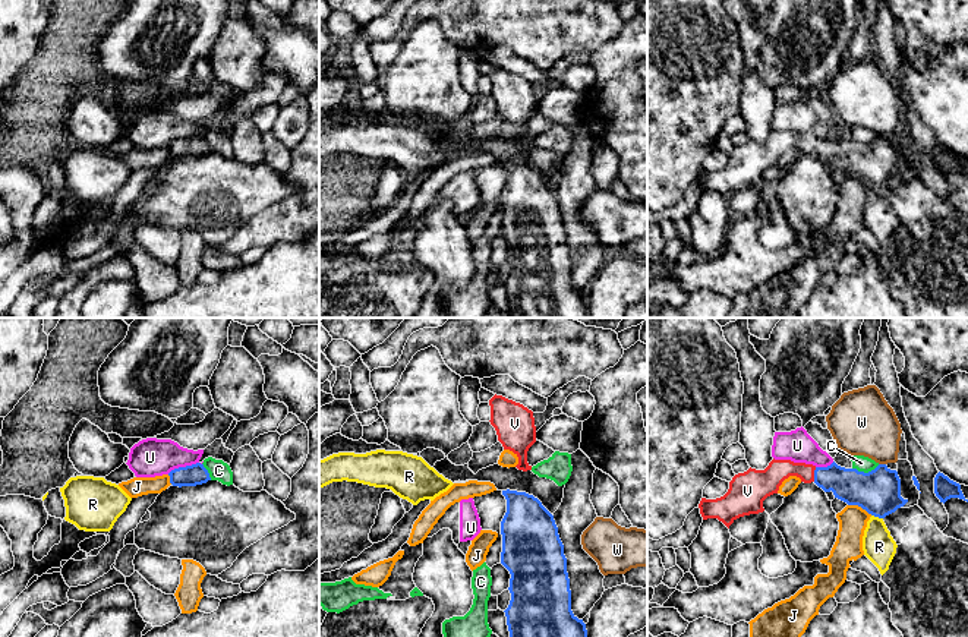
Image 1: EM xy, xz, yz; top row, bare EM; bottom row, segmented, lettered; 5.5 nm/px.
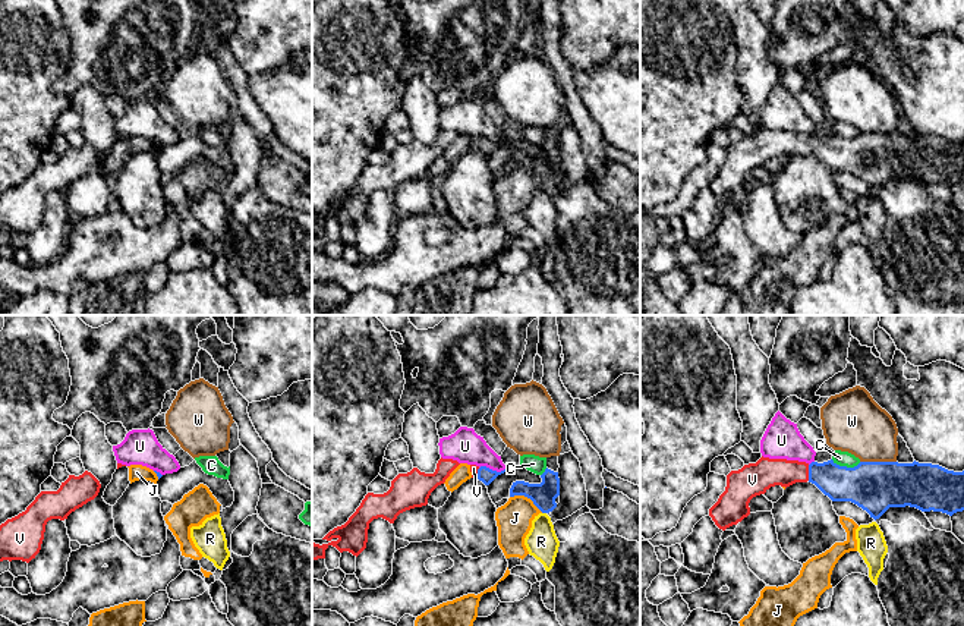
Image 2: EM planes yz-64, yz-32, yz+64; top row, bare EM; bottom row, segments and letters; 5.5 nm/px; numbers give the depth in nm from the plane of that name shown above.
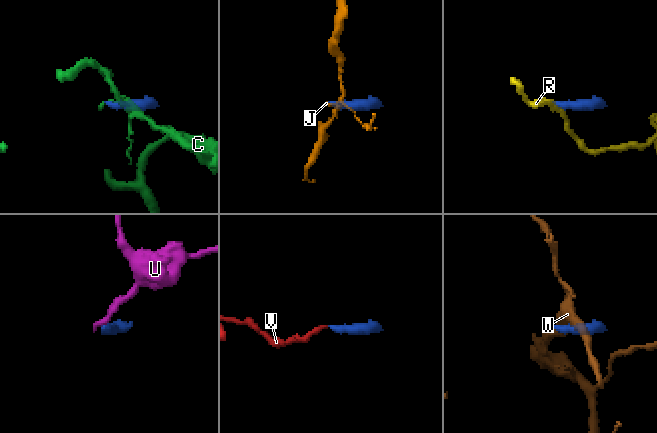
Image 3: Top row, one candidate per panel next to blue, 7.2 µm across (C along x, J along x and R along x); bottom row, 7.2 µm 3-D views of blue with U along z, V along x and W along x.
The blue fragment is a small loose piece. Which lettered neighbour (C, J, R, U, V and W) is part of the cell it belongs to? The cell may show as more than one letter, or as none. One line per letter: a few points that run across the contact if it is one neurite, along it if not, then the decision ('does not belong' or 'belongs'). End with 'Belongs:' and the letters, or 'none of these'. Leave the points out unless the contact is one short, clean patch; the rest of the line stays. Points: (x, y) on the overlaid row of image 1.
C: line yz (879, 464), (867, 472), (853, 469); does not belong
J: does not belong
R: line yz (872, 514), (882, 519); does not belong
U: line xy (201, 463), (179, 466), (167, 473); does not belong
V: line yz (855, 488), (835, 478), (814, 475), (778, 470), (769, 479); belongs
W: line yz (879, 463), (885, 464); does not belong
Belongs: V

